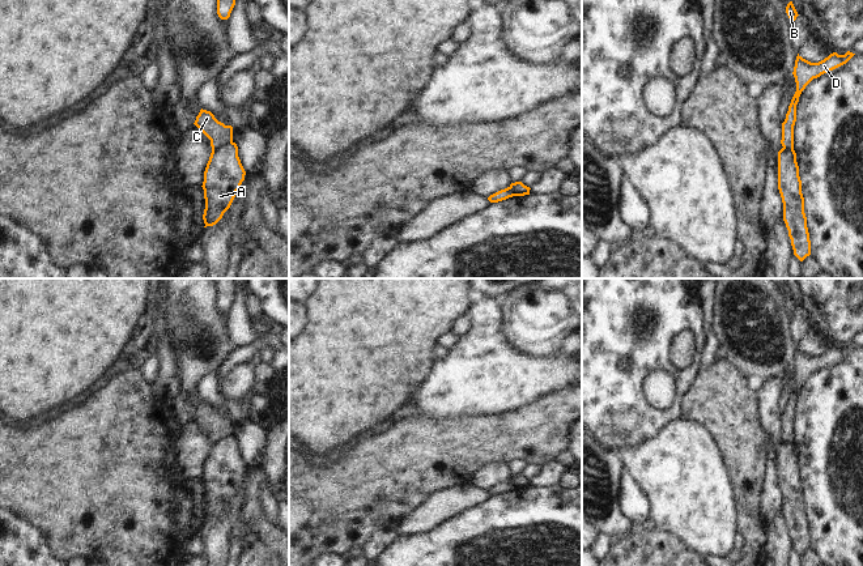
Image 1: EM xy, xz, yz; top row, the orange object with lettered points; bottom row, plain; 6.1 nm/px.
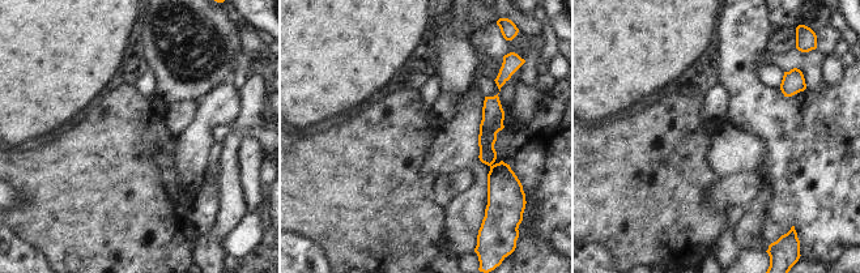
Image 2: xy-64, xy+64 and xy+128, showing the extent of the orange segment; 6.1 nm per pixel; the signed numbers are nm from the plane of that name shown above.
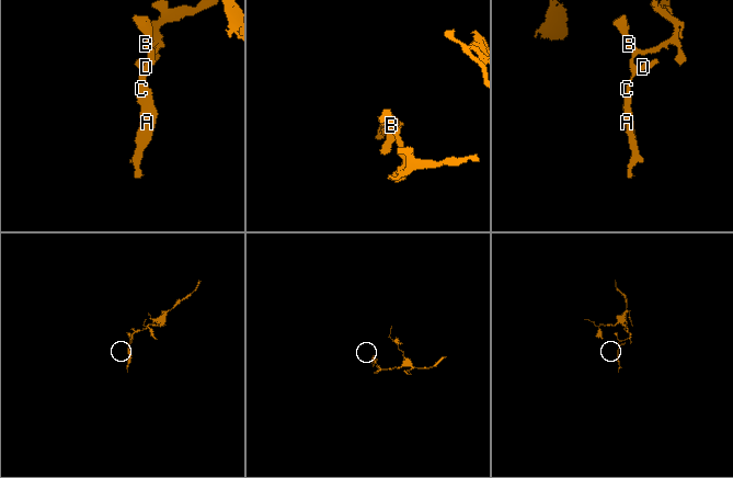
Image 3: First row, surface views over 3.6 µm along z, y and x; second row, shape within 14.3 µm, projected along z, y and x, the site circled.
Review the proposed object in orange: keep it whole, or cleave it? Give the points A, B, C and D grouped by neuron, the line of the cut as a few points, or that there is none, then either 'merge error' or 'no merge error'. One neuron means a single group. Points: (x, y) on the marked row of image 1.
groups A / B C D; cut xy (232, 140), (219, 144), (212, 149); merge error

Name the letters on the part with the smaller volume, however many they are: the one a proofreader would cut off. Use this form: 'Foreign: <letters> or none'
Foreign: A

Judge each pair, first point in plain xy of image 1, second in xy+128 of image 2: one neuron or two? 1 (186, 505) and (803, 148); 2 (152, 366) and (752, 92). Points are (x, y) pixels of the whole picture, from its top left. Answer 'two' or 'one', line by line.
1: two
2: two

